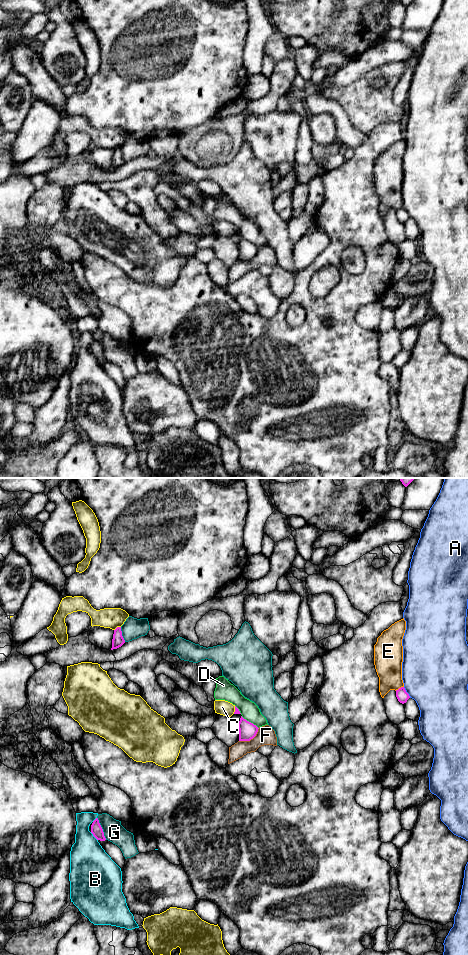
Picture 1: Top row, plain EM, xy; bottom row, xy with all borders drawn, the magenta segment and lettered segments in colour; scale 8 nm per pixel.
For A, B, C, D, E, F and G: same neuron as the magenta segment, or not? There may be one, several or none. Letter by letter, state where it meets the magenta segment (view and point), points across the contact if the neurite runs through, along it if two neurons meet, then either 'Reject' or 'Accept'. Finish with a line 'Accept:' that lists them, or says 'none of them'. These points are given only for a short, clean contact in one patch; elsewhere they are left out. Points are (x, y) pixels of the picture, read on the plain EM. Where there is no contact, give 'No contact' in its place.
A: Touches magenta at xy (406, 212). Reject
B: Touches magenta at xy (93, 355). Reject
C: Touches magenta at xy (117, 147). Reject
D: Touches magenta at xy (250, 242). Reject
E: Touches magenta at xy (399, 208). Reject
F: Touches magenta at xy (250, 259). Boundary: xy (259, 248), (257, 253), (249, 260), (239, 261). Reject
G: Touches magenta at xy (101, 348). Reject
Accept: none of them

